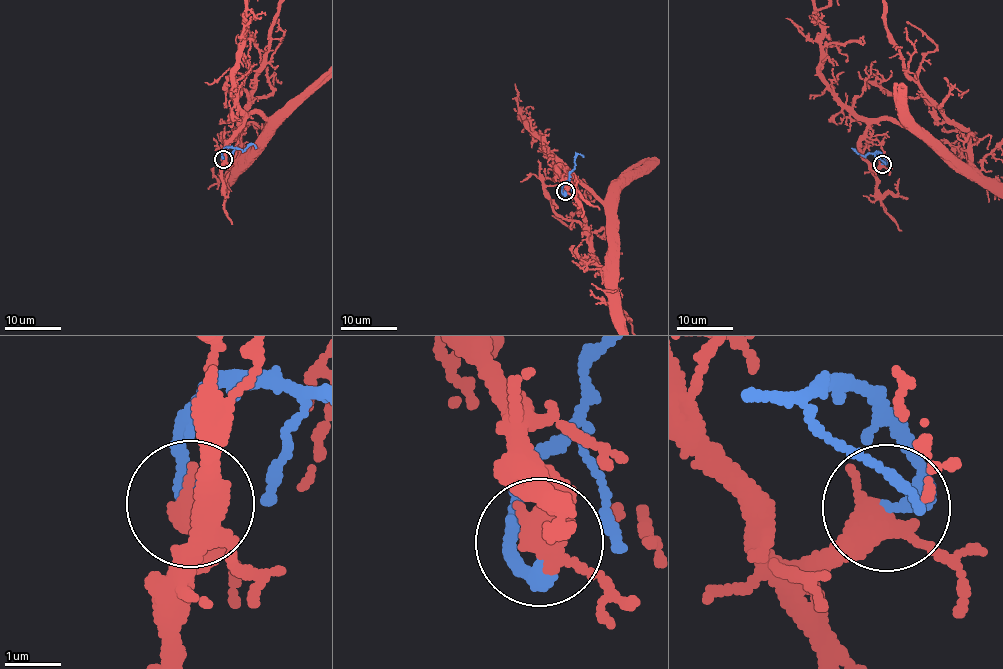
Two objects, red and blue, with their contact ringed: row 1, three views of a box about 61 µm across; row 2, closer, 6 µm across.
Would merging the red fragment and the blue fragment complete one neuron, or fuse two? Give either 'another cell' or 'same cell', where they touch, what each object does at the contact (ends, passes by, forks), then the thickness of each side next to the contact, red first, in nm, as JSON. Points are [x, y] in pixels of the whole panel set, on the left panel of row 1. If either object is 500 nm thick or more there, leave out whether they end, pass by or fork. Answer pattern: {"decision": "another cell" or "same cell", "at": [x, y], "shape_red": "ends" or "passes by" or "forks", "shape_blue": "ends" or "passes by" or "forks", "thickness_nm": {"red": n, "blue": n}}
{"decision": "same cell", "at": [223, 159], "shape_red": "passes by", "shape_blue": "ends", "thickness_nm": {"red": 400, "blue": 360}}

